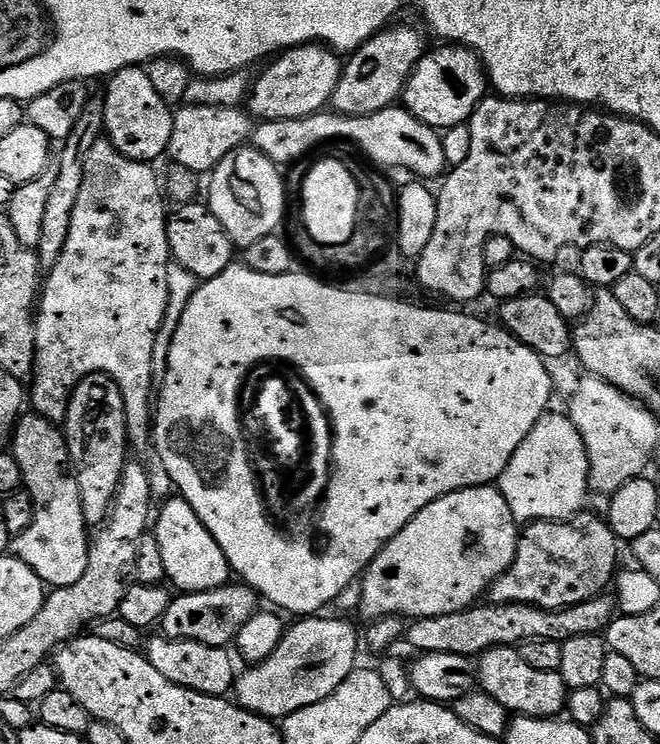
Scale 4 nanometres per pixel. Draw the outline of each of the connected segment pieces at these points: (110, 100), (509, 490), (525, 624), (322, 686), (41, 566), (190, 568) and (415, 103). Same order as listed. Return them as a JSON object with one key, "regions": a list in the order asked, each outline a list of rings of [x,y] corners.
{"regions":[[[[143,67],[123,68],[107,81],[108,93],[102,96],[104,105],[104,132],[106,139],[119,150],[122,155],[131,160],[142,160],[145,162],[156,162],[156,159],[167,153],[170,146],[171,131],[174,127],[173,109],[165,102],[162,95],[154,90]]],[[[549,410],[506,462],[498,487],[517,525],[527,526],[536,520],[570,520],[585,511],[589,503],[589,474],[590,462],[577,426],[563,411]]],[[[608,594],[557,612],[548,612],[545,608],[535,608],[529,604],[484,602],[479,606],[463,608],[454,614],[412,620],[407,625],[406,642],[408,640],[409,646],[417,648],[415,651],[420,654],[458,654],[478,658],[489,648],[518,646],[523,640],[530,638],[550,638],[563,642],[582,634],[594,636],[603,633],[613,619],[614,600]]],[[[300,618],[296,625],[289,627],[280,639],[280,645],[263,660],[248,666],[248,669],[237,675],[234,685],[234,696],[241,708],[259,716],[267,716],[273,722],[283,721],[285,716],[302,710],[304,704],[322,702],[347,676],[357,667],[356,661],[356,628],[344,620],[316,620],[320,618]]],[[[35,414],[21,415],[10,441],[12,457],[22,466],[23,487],[30,494],[36,507],[34,522],[22,534],[11,537],[10,552],[16,559],[21,560],[49,589],[69,588],[86,574],[88,565],[88,542],[90,539],[90,525],[86,522],[82,510],[82,494],[78,490],[78,482],[70,467],[68,459],[68,443],[64,440],[63,431],[53,421]]],[[[182,498],[175,499],[166,501],[161,508],[159,505],[154,520],[154,535],[158,546],[162,546],[162,562],[166,562],[168,580],[176,583],[180,592],[201,592],[224,587],[230,580],[226,554],[222,554],[202,518],[194,514],[190,502]]],[[[451,42],[440,47],[444,48],[425,51],[424,57],[412,69],[402,93],[403,107],[414,114],[414,118],[437,130],[467,124],[472,118],[472,111],[485,99],[490,88],[488,73],[476,52],[465,48],[463,44]]]]}

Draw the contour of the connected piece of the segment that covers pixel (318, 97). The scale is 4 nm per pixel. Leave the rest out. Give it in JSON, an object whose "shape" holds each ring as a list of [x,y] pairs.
{"shape":[[[303,44],[279,53],[268,66],[256,84],[254,80],[246,97],[247,111],[257,121],[306,118],[325,111],[331,105],[332,95],[340,81],[342,60],[323,44]]]}

